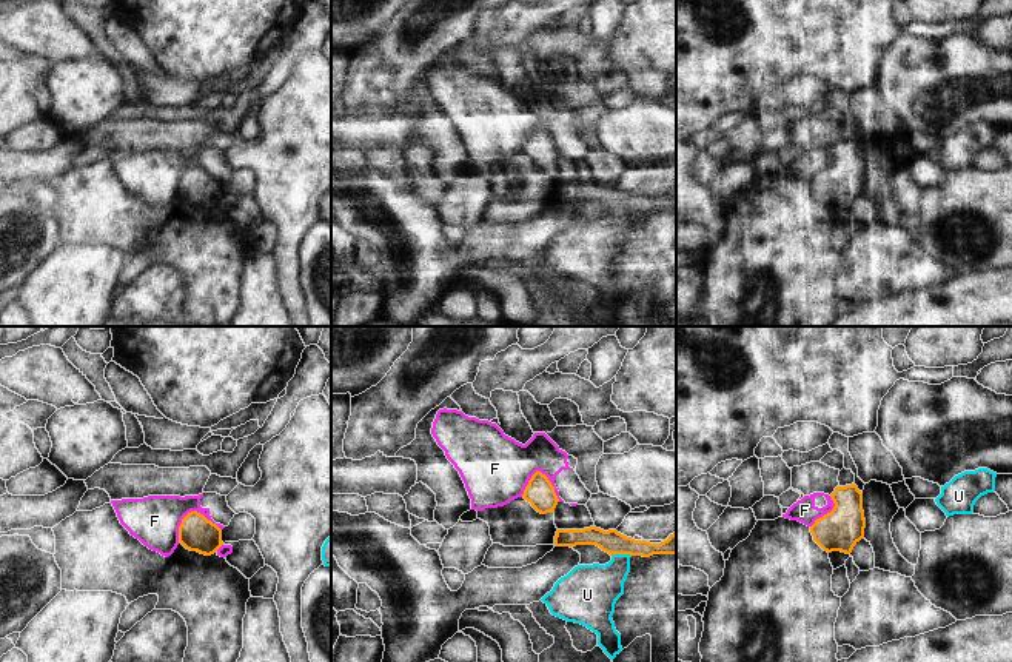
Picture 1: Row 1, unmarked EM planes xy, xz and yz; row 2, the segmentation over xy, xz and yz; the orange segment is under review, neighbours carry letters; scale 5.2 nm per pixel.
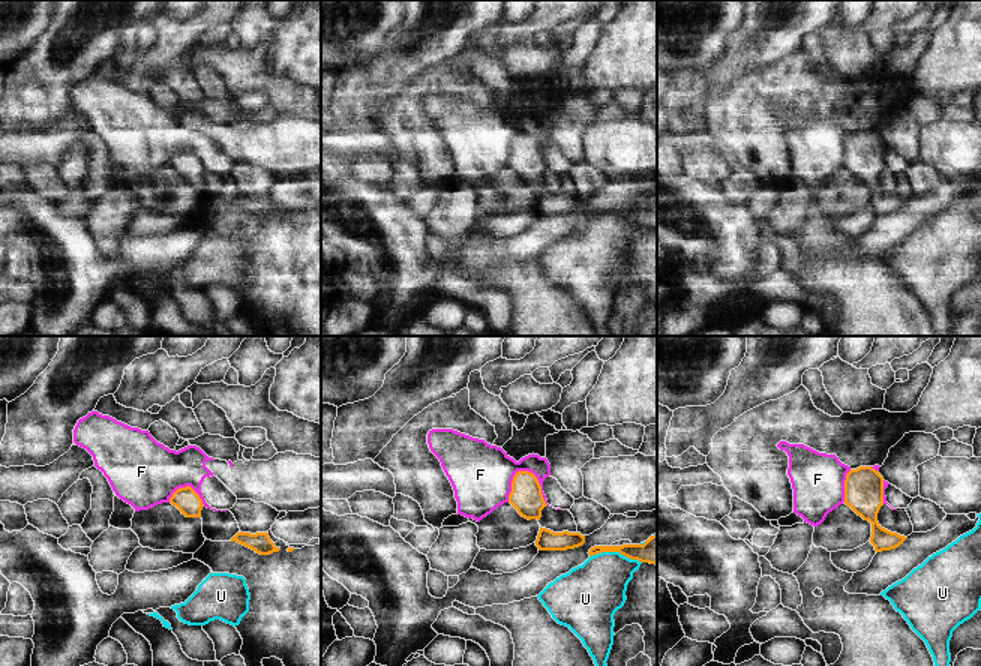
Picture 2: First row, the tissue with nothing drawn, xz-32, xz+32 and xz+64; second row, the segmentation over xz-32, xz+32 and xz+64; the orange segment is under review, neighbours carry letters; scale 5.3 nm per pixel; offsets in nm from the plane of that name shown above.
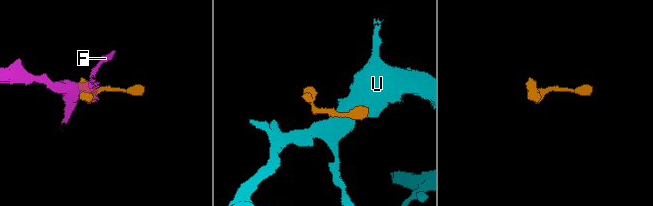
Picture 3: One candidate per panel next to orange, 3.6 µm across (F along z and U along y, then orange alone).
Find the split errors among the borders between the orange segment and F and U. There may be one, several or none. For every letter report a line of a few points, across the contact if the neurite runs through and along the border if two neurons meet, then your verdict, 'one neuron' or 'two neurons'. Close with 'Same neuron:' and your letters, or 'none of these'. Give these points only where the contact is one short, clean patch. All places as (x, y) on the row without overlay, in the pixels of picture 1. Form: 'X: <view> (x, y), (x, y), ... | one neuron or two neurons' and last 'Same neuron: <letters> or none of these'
F: two neurons
U: two neurons
Same neuron: none of these

